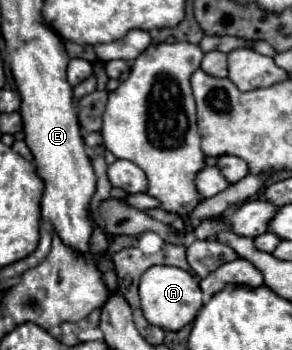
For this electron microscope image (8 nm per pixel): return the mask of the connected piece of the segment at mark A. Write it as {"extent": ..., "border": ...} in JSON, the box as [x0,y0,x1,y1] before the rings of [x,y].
{"extent":[140,265,202,331],"border":[[[156,265],[144,271],[140,279],[140,303],[148,323],[162,327],[166,331],[178,331],[184,325],[192,323],[196,313],[202,309],[202,291],[200,291],[198,279],[188,271],[178,267]]]}

